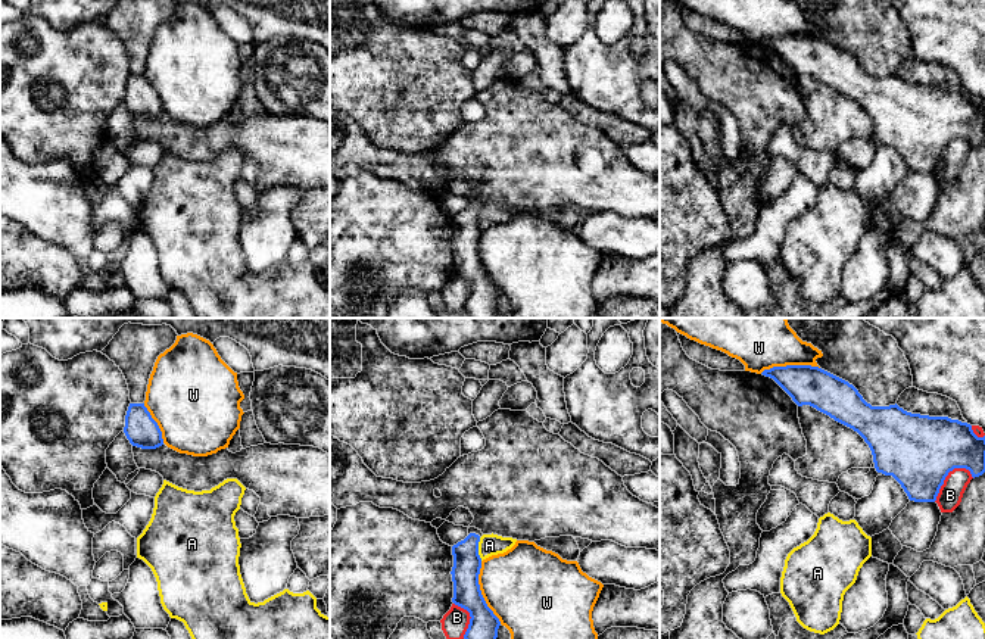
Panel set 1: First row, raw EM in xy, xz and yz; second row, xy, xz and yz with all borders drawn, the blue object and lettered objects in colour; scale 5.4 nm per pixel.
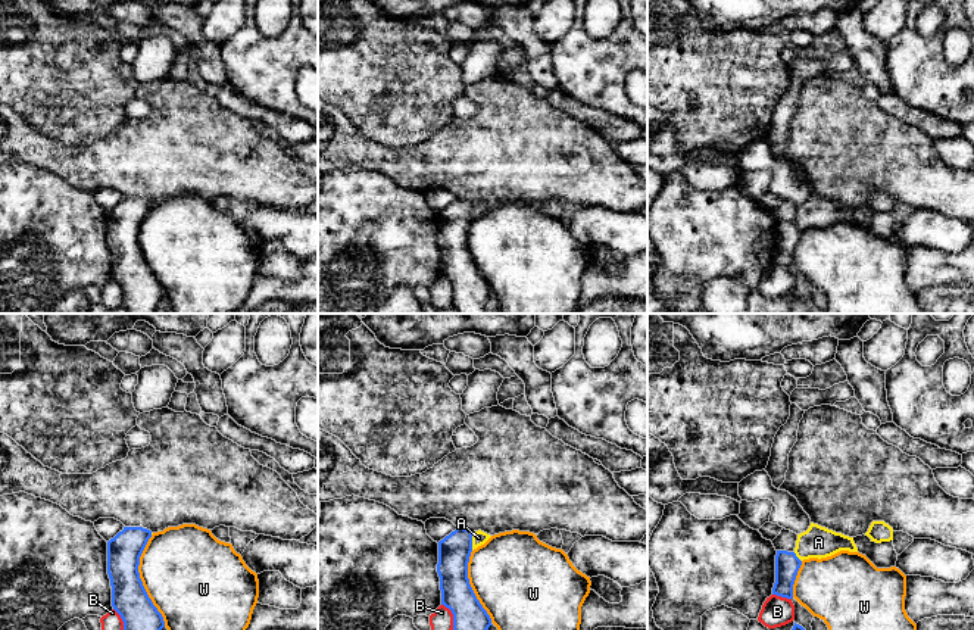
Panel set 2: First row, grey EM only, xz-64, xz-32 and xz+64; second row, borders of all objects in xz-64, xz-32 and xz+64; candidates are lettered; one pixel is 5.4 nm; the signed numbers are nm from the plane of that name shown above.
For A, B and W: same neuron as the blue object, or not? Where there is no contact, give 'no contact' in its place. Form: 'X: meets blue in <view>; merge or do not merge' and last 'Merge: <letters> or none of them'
A: meets blue in xz; do not merge
B: meets blue in yz; do not merge
W: meets blue in xz; do not merge
Merge: none of them

